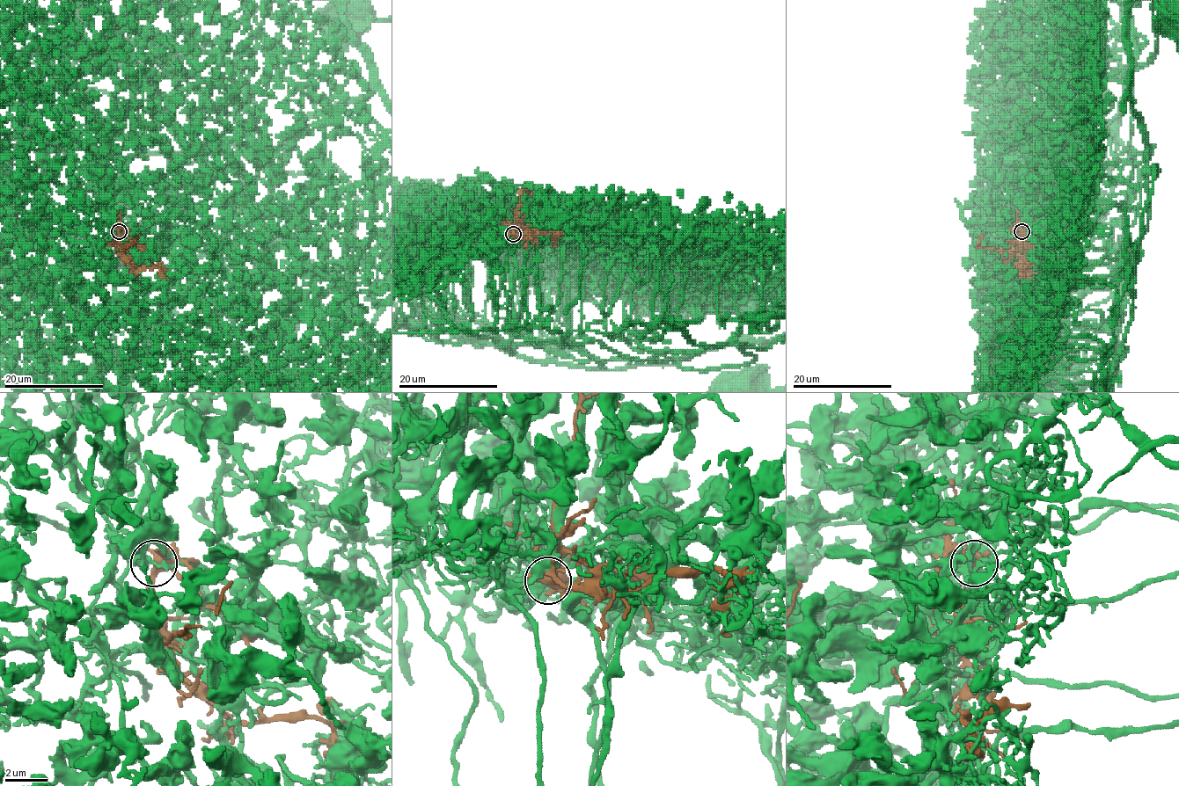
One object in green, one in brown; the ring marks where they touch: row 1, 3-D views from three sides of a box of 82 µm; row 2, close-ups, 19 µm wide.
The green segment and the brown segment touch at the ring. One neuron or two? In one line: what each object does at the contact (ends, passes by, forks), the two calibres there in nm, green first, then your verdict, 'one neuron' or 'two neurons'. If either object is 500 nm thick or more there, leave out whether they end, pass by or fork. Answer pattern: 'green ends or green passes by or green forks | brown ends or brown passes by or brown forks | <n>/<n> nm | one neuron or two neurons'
green forks | brown forks | 320/480 nm | two neurons

